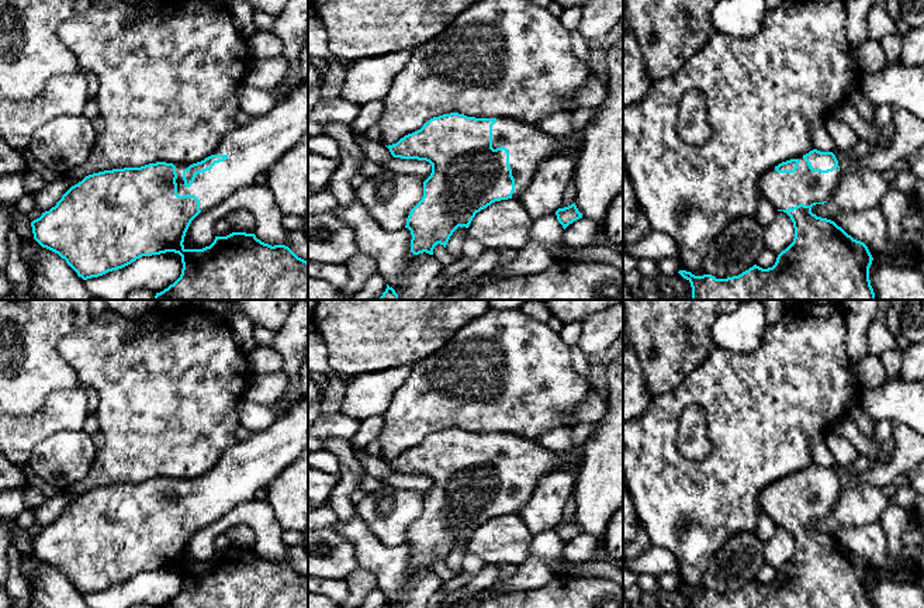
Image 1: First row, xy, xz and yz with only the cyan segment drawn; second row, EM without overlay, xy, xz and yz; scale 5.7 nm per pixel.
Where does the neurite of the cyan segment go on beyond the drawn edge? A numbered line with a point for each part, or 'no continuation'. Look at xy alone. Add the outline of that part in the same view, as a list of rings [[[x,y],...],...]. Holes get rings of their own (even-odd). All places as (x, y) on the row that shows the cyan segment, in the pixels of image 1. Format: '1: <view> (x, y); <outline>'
1: xy (252, 149); [[[308,79],[288,99],[278,100],[263,115],[238,127],[224,137],[212,155],[228,159],[211,170],[198,173],[190,187],[184,186],[183,170],[193,163],[173,163],[177,173],[177,194],[191,194],[207,211],[236,190],[250,186],[302,137],[308,135]]]

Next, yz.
1: yz (785, 190); [[[803,155],[795,156],[800,163],[795,173],[778,173],[768,169],[759,179],[759,191],[776,210],[793,208],[799,204],[828,201],[841,177],[838,167],[828,173],[811,172]]]

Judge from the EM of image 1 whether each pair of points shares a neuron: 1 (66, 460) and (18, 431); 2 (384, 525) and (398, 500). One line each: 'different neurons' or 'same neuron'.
1: different neurons
2: same neuron

